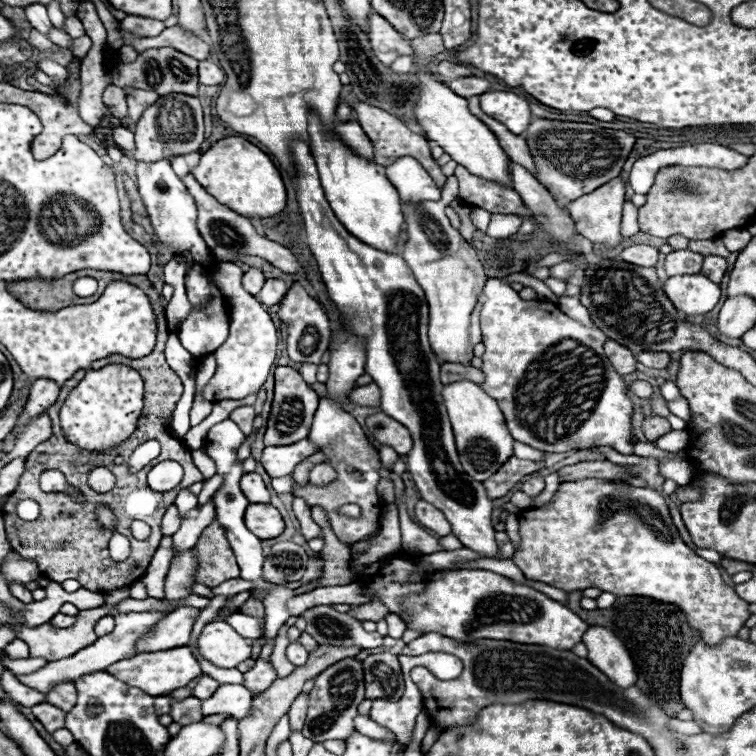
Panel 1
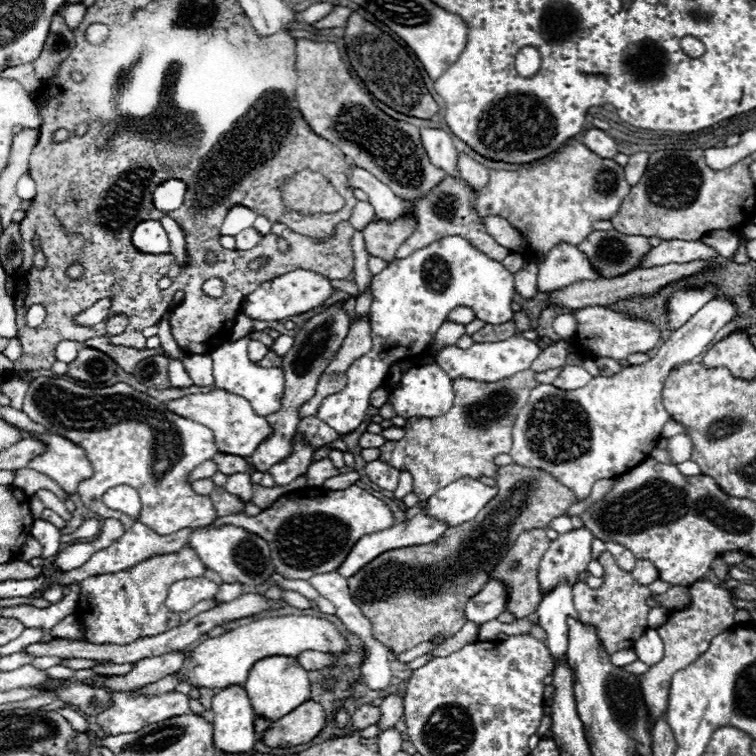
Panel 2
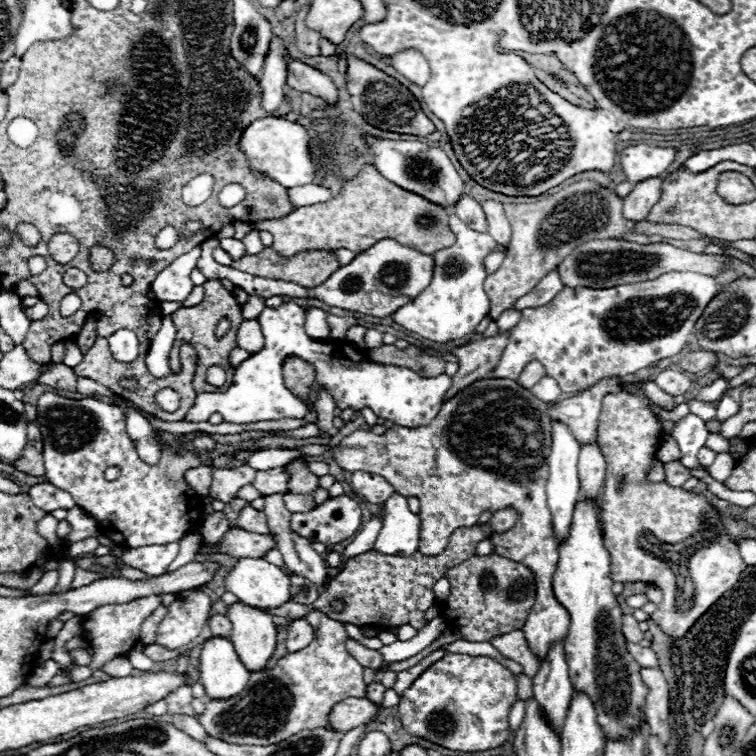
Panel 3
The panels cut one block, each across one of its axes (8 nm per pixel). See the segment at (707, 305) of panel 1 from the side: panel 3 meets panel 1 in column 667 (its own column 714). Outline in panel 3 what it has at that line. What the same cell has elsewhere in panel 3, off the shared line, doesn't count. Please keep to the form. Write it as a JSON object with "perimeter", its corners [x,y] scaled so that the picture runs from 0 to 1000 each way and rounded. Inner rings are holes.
{"perimeter":[[[884,360],[854,373],[820,376],[786,386],[778,384],[786,381],[743,381],[743,386],[725,402],[693,410],[685,429],[675,437],[672,458],[667,460],[659,484],[646,497],[685,503],[693,484],[704,476],[712,476],[722,487],[722,495],[741,508],[743,519],[770,519],[796,500],[823,500],[828,495],[839,495],[876,474],[897,468],[907,458],[910,442],[915,442],[915,434],[931,413],[937,397],[952,386],[952,376],[934,362]]]}

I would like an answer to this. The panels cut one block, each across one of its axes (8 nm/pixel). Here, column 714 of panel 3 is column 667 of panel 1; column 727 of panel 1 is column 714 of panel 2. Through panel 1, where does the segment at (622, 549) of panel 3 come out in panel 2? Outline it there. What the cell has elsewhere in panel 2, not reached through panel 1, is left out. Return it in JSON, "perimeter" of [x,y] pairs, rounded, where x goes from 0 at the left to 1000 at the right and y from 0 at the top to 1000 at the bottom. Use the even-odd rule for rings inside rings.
{"perimeter":[[[923,767],[910,775],[910,783],[915,791],[913,802],[905,807],[889,807],[884,820],[873,831],[868,831],[868,836],[873,839],[873,844],[878,849],[878,860],[881,860],[878,870],[870,878],[860,881],[860,886],[854,892],[847,894],[847,910],[852,910],[852,926],[857,931],[857,939],[862,942],[862,958],[868,950],[873,950],[881,942],[884,907],[886,907],[886,897],[892,894],[892,889],[915,878],[923,868],[929,868],[939,857],[939,847],[944,841],[950,841],[952,836],[971,828],[974,804],[971,804],[966,783],[960,778],[947,775],[939,767]]]}

